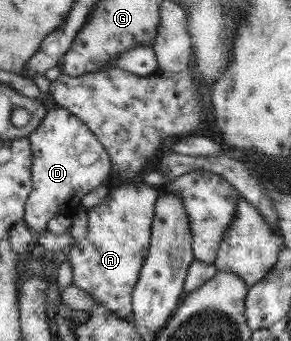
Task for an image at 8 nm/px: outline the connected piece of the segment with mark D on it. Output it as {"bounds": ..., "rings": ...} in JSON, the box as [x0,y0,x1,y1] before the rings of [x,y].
{"bounds":[24,106,113,235],"rings":[[[49,106],[46,117],[27,138],[32,151],[32,191],[25,203],[24,223],[36,235],[48,231],[46,224],[60,215],[73,218],[81,205],[81,199],[92,189],[109,184],[113,165],[96,136],[76,115],[66,108]]]}

